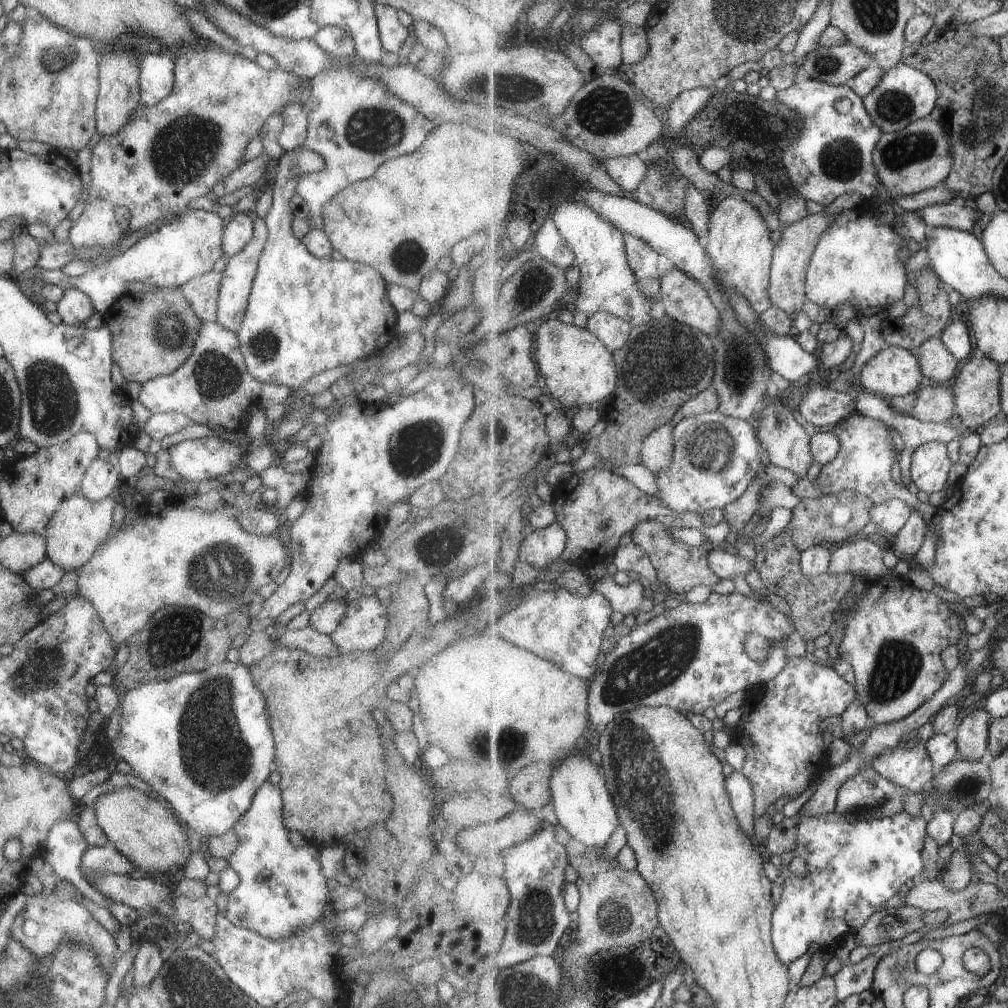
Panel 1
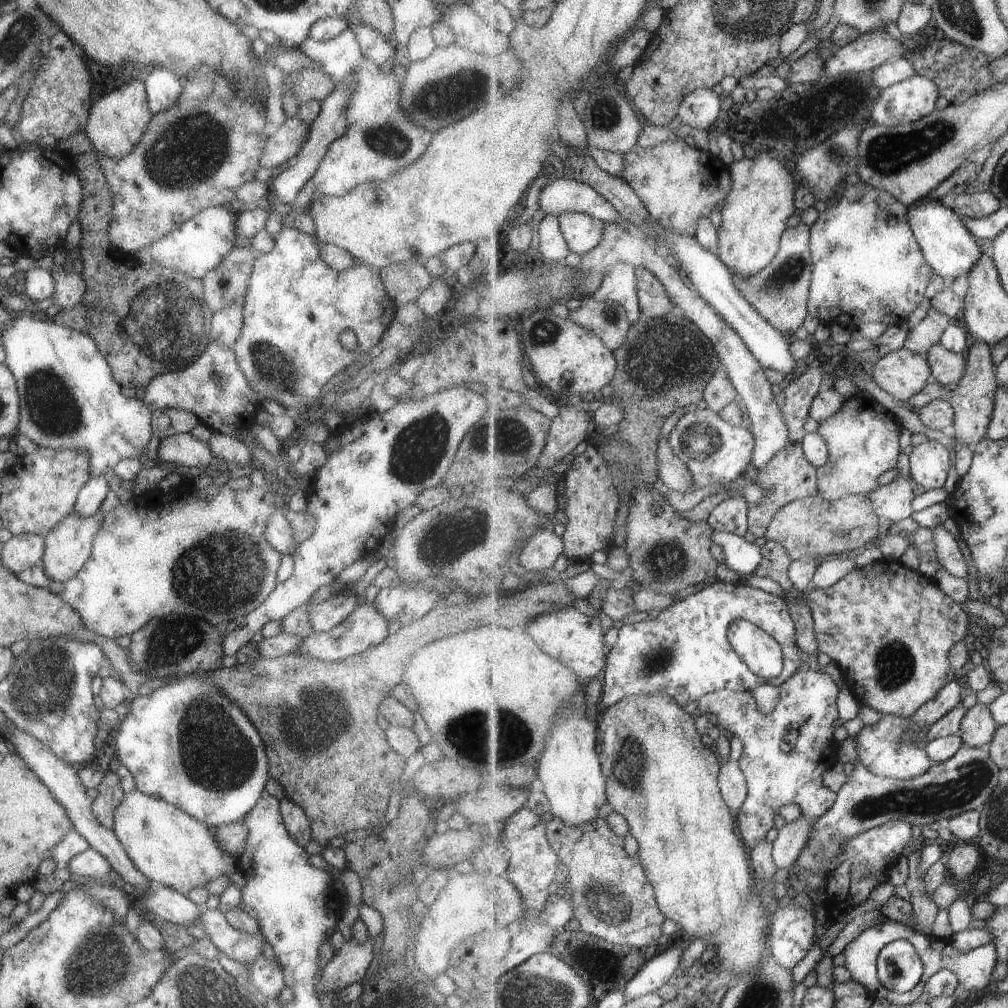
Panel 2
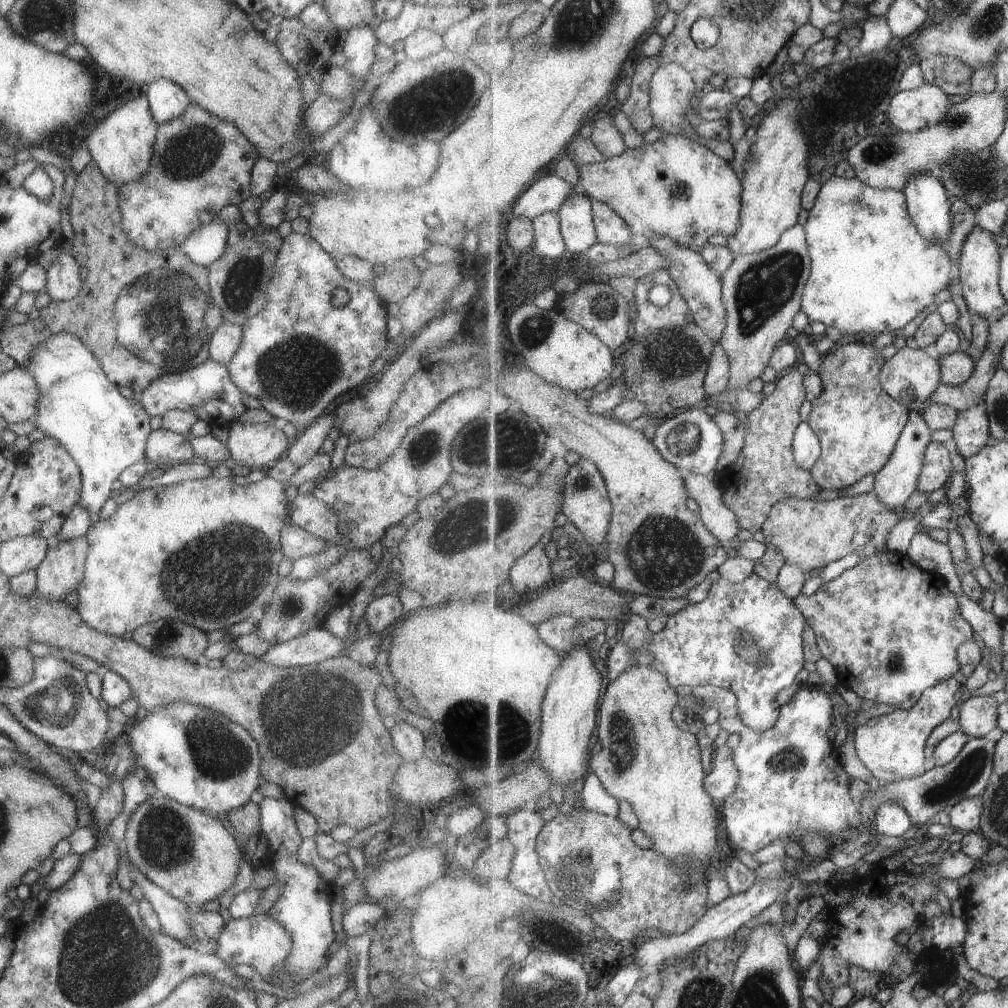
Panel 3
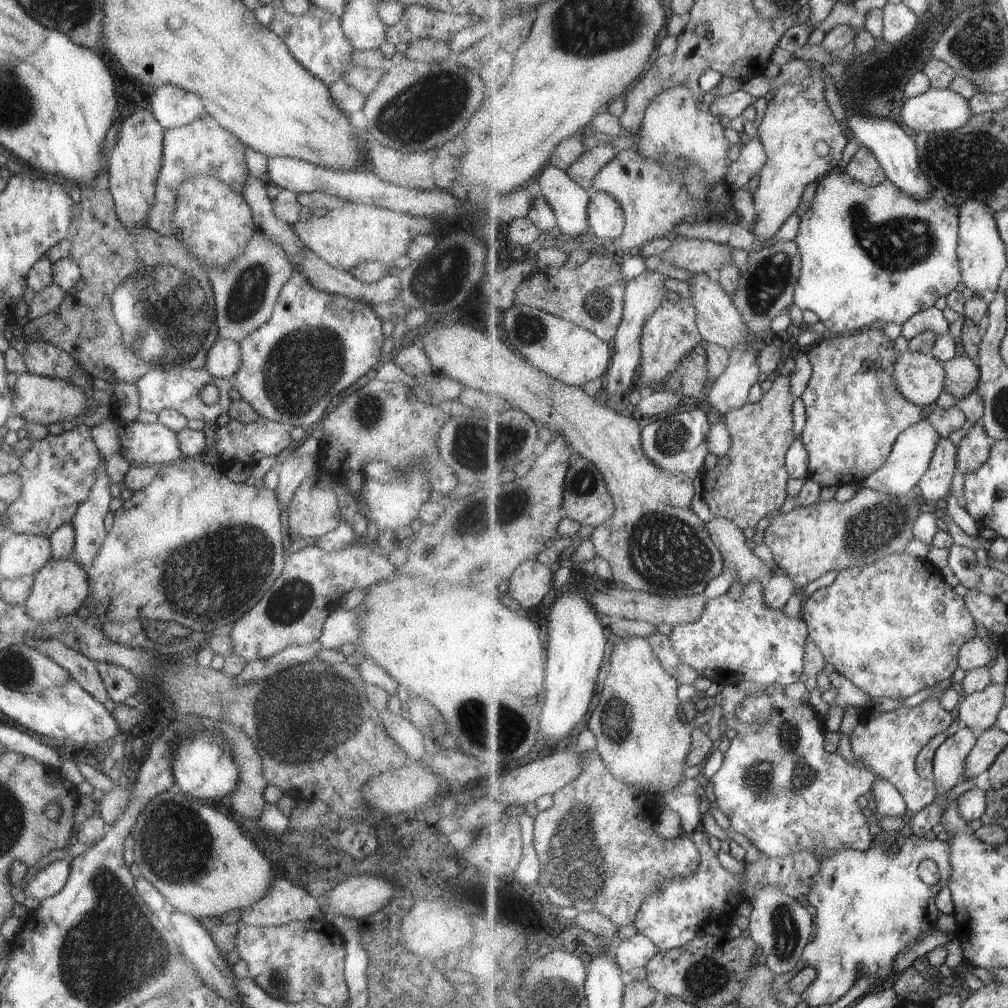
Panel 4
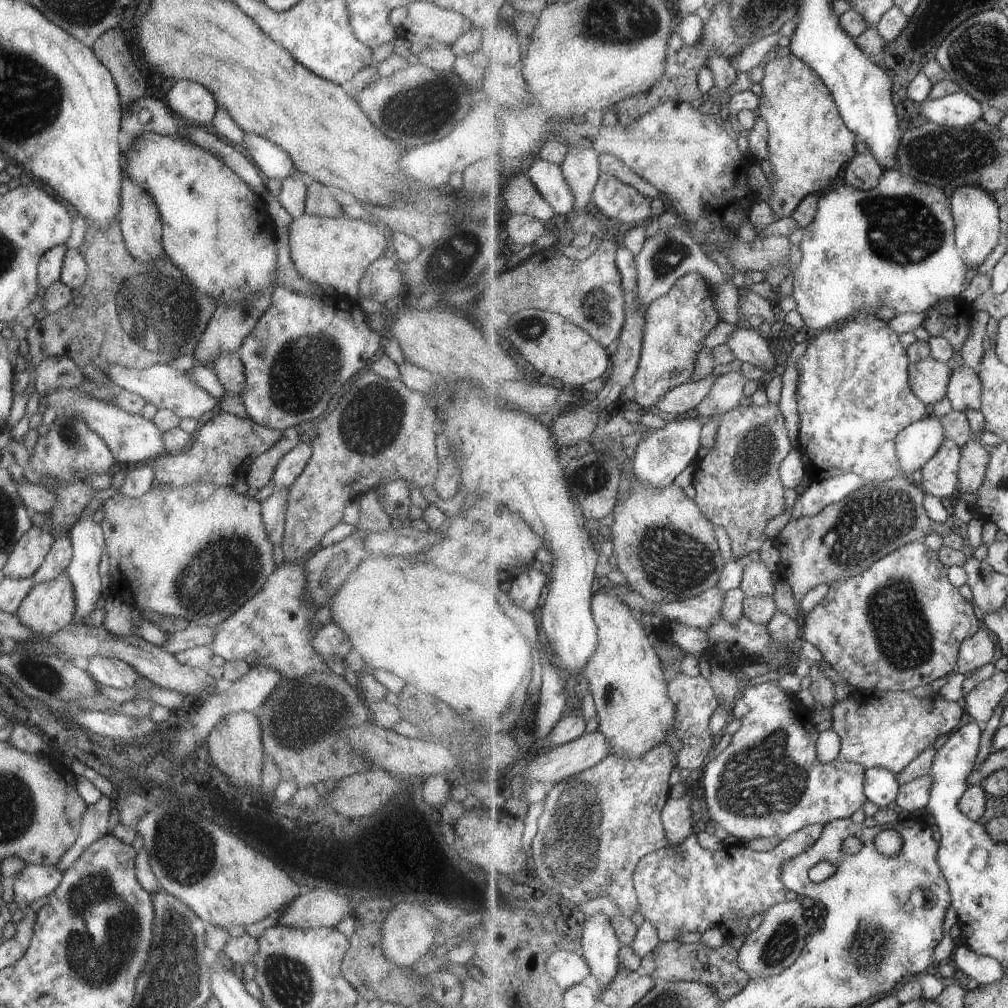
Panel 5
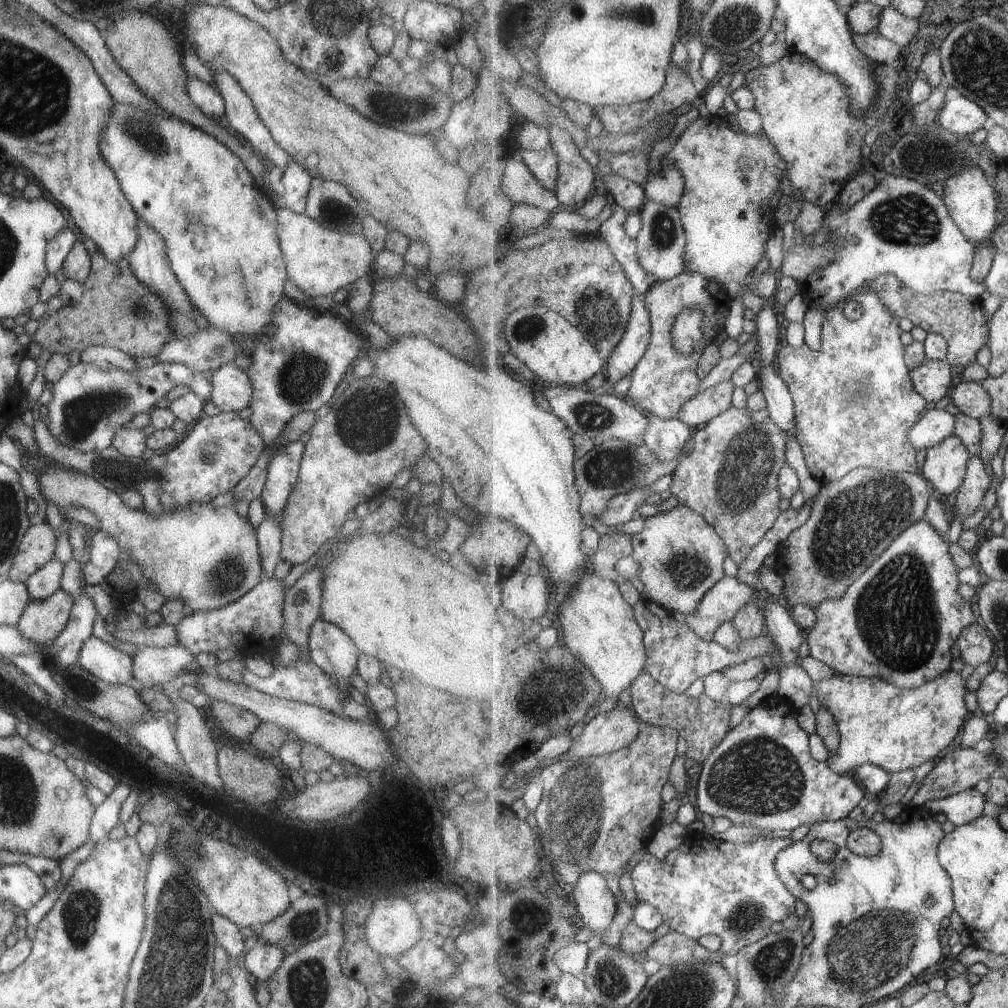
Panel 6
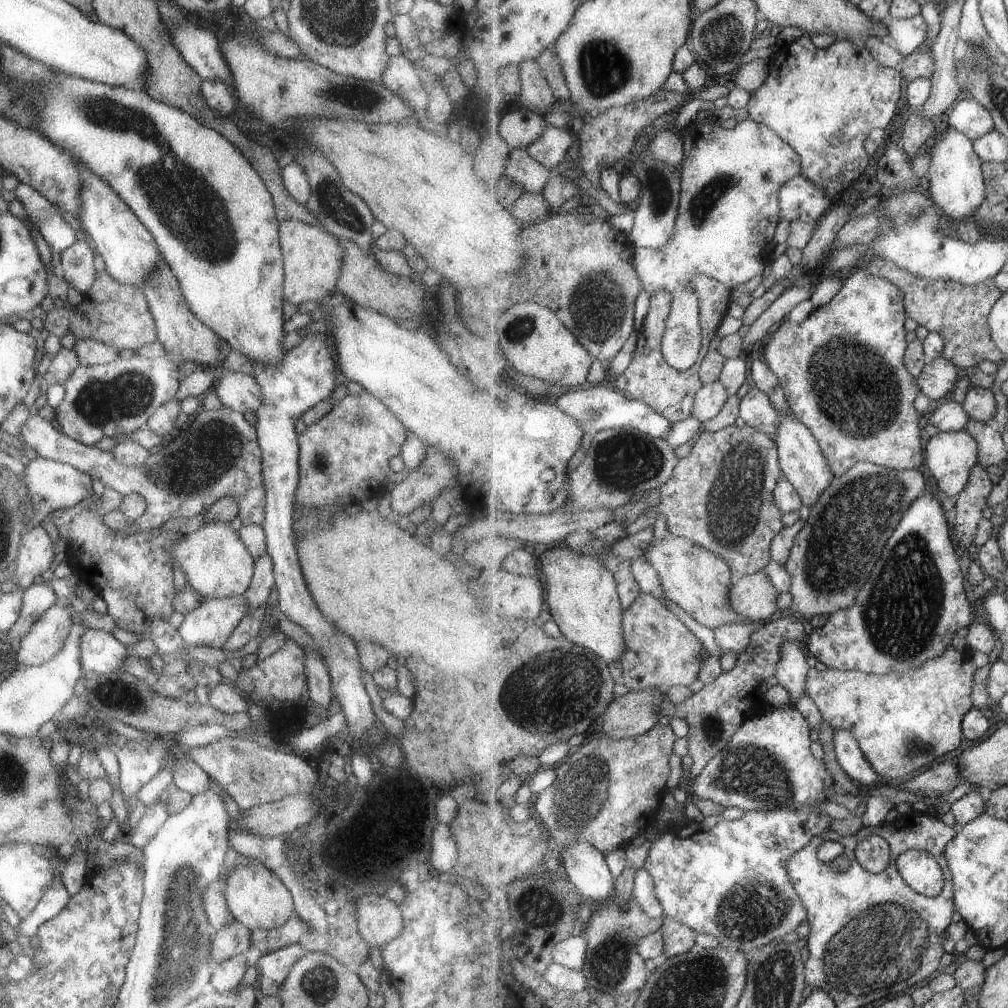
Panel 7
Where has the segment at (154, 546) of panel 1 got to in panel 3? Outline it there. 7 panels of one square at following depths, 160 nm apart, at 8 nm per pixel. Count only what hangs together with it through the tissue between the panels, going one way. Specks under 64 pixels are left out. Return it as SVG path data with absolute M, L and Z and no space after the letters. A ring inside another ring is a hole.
M211 474L205 478L186 480L164 487L147 488L117 505L117 509L109 517L99 518L90 524L84 534L85 540L88 542L84 573L75 590L78 598L75 610L79 613L81 620L93 630L108 635L121 636L125 632L135 630L138 626L157 620L157 618L176 618L189 626L202 630L207 636L209 632L215 632L221 628L228 629L235 623L256 615L281 579L277 575L277 565L282 557L279 533L281 527L287 522L288 516L288 501L285 499L285 488L283 487L285 482L267 476L246 485L236 485L231 480L232 476L220 479Z

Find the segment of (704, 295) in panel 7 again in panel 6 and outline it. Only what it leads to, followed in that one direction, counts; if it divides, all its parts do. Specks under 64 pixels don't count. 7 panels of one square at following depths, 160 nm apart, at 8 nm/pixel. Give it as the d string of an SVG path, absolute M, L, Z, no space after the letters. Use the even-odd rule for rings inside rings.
M683 271L679 276L672 278L668 281L659 281L655 283L645 294L644 301L650 312L652 331L649 348L645 353L645 356L639 361L639 364L634 368L632 372L632 378L630 387L625 395L630 398L644 413L648 413L651 416L655 415L663 420L679 419L681 411L684 410L685 403L695 398L700 393L700 384L702 378L699 376L698 368L700 367L700 358L703 352L702 348L705 348L705 342L713 343L713 339L719 336L720 332L726 330L726 320L729 313L732 310L731 296L723 289L722 284L718 283L715 279L706 277L699 273L692 273L691 271ZM683 308L699 308L705 310L704 318L704 336L702 338L702 346L697 349L691 356L681 356L676 353L672 343L671 331L677 318L677 314L683 310Z

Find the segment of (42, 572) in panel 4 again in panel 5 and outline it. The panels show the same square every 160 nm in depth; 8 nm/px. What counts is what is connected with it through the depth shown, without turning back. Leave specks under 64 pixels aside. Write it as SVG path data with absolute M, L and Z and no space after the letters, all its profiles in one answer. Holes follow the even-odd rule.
M65 571L49 582L34 585L14 612L18 621L39 635L48 635L72 622L73 591Z

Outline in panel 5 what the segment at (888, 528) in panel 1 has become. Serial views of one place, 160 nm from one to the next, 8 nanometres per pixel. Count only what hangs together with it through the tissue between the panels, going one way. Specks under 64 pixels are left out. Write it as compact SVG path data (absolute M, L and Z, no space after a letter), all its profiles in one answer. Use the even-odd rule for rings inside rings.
M931 412L905 427L896 438L901 474L910 477L917 468L921 469L939 452L945 439L945 427L941 419Z

